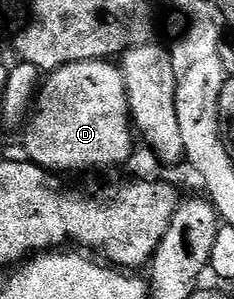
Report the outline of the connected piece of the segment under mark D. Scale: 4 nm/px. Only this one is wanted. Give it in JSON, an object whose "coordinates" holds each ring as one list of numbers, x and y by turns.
{"coordinates":[[109,59,84,61,52,70,46,77,23,129,29,160,46,171,58,169,61,173,113,169,123,164,133,153,134,134,120,68]]}

